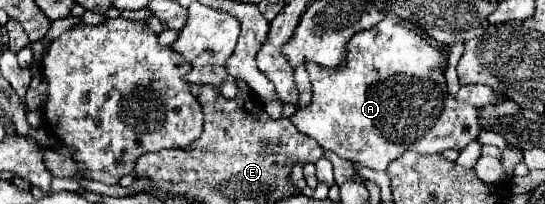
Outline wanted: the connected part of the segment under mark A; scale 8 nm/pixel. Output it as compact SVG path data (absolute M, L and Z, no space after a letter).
M386 17L376 27L360 31L350 39L348 63L344 67L320 67L318 63L306 63L314 97L310 107L296 111L290 121L300 133L318 141L324 149L334 151L342 159L358 161L360 165L376 171L388 169L390 161L398 159L406 151L462 151L480 133L478 115L476 107L460 103L448 93L444 67L440 67L440 63L442 53L430 43L428 35L396 17Z

